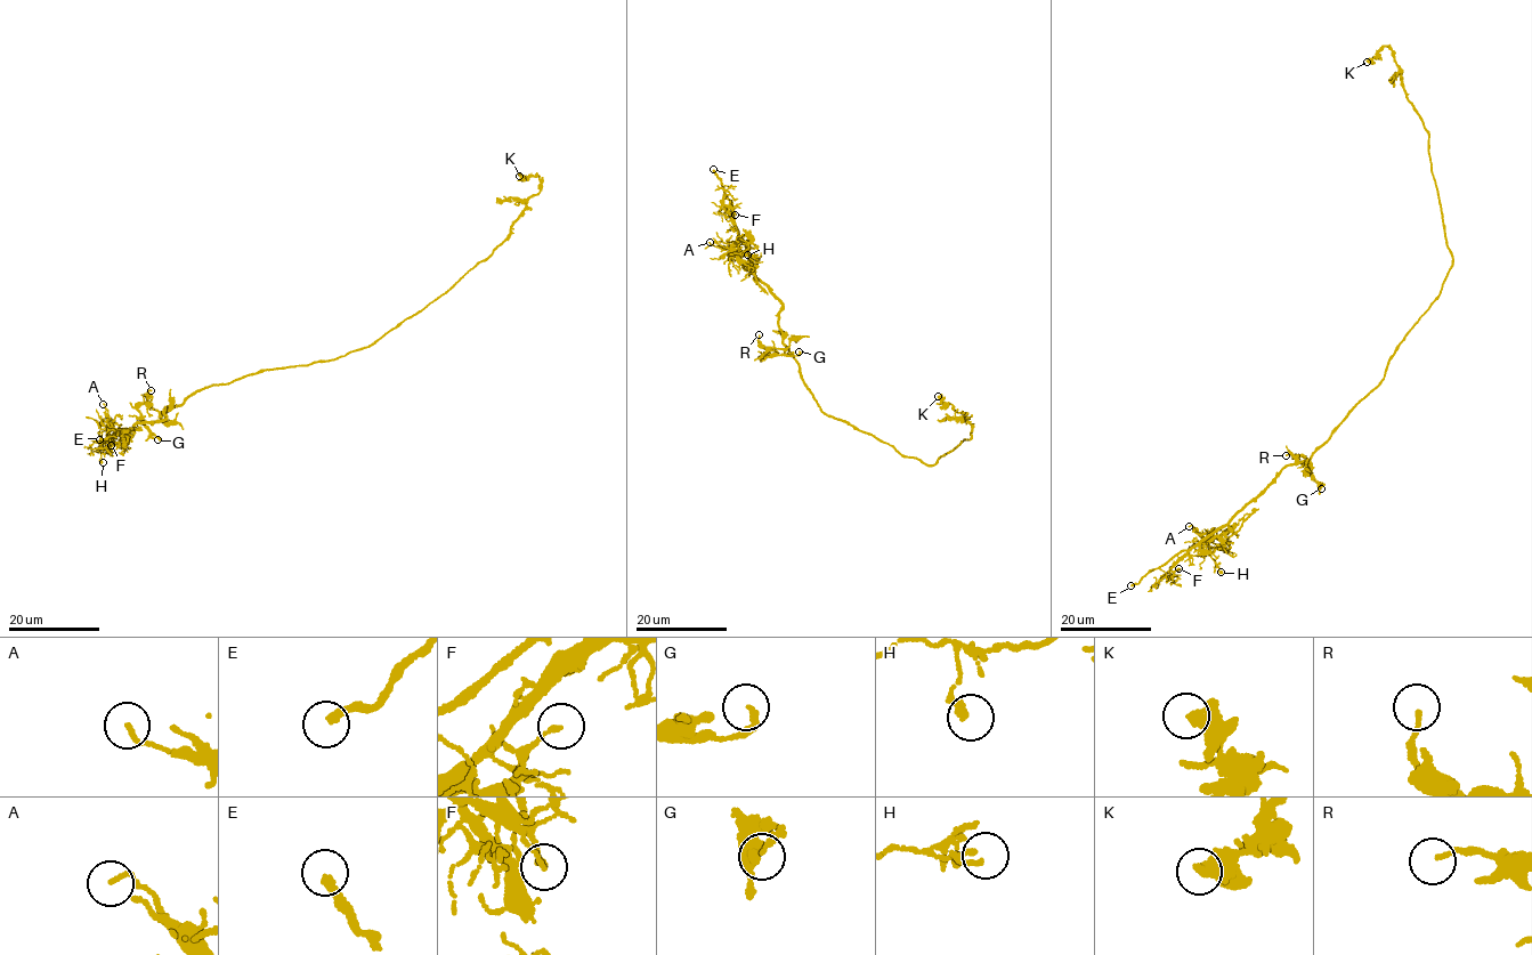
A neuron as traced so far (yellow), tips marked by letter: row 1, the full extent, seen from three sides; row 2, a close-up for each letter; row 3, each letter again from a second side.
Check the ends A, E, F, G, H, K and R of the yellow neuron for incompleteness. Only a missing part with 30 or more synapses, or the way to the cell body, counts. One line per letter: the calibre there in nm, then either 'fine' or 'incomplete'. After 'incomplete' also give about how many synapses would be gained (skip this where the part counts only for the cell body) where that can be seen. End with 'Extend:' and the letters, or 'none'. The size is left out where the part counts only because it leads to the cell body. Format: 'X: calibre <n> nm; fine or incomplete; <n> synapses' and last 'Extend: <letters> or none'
A: calibre 120 nm; fine
E: calibre 260 nm; incomplete
F: calibre 150 nm; fine
G: calibre 170 nm; fine
H: calibre 110 nm; fine
K: calibre 420 nm; fine
R: calibre 120 nm; fine
Extend: E

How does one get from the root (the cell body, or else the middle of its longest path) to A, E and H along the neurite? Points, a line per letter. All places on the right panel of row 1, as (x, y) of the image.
A: (1403, 340), (1380, 381), (1350, 410), (1311, 458), (1281, 470), (1213, 539), (1189, 526)
E: (1403, 340), (1388, 361), (1380, 381), (1350, 410), (1311, 458), (1288, 464), (1225, 524), (1131, 585)
H: (1403, 340), (1388, 361), (1380, 381), (1350, 410), (1311, 458), (1288, 464), (1235, 516), (1204, 541), (1221, 572)

